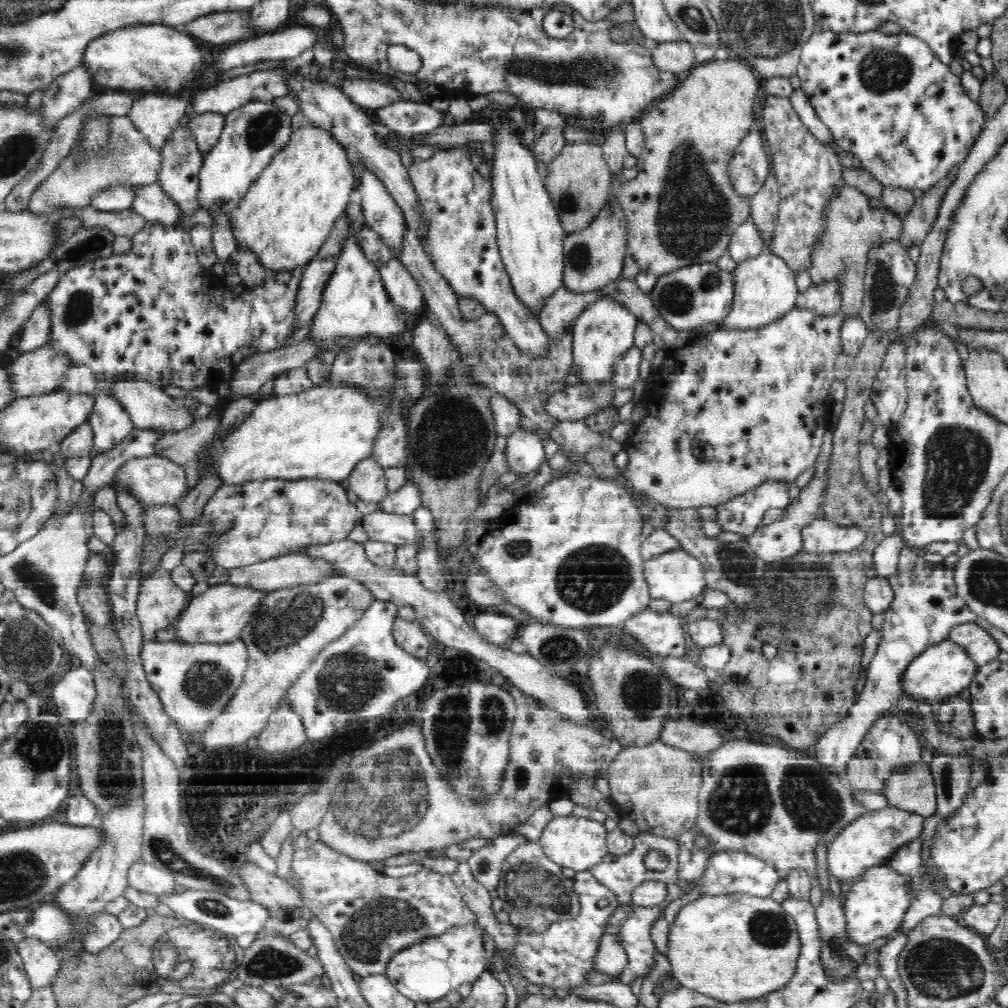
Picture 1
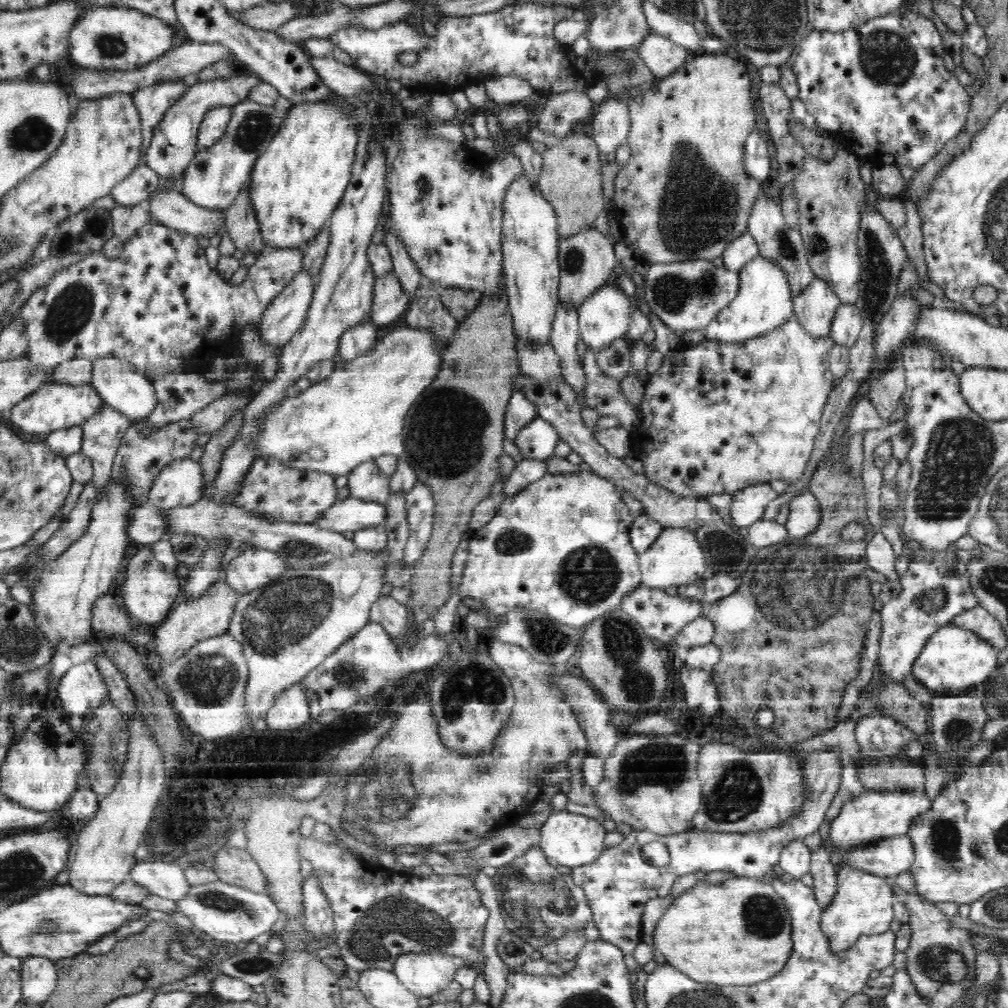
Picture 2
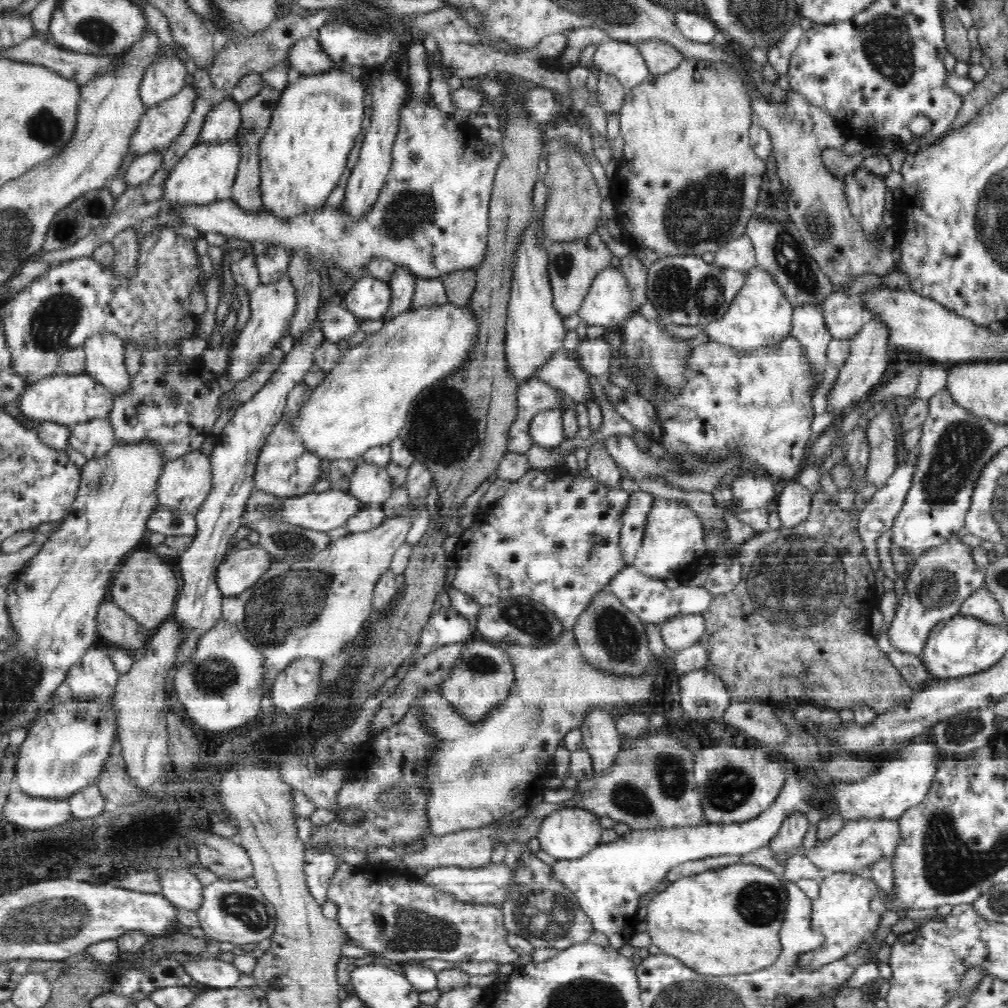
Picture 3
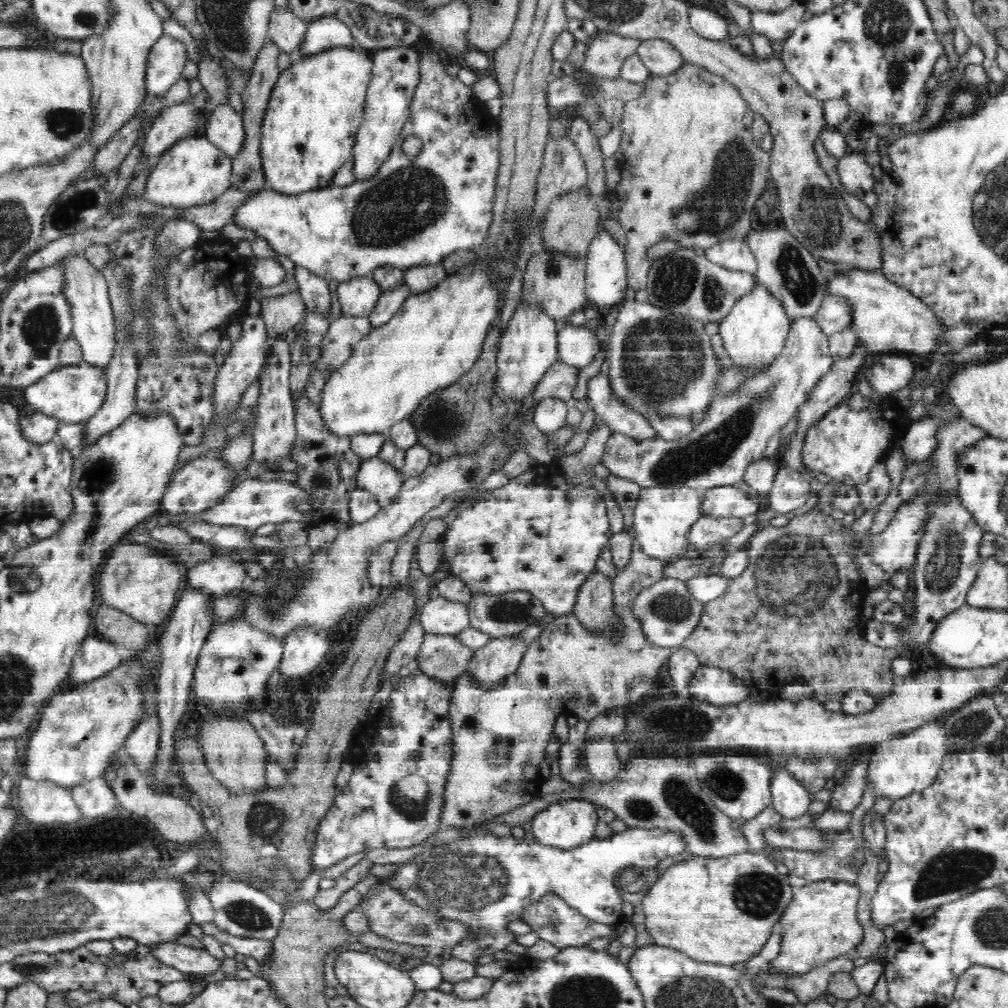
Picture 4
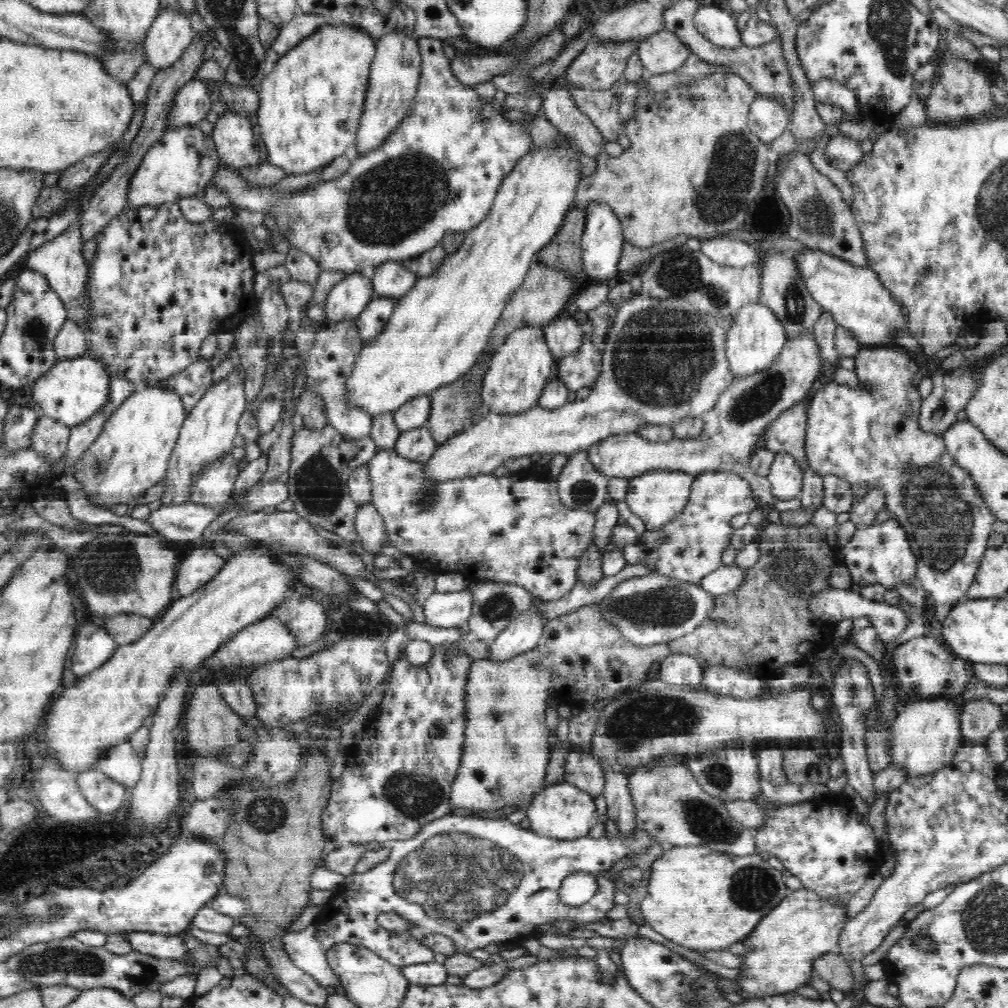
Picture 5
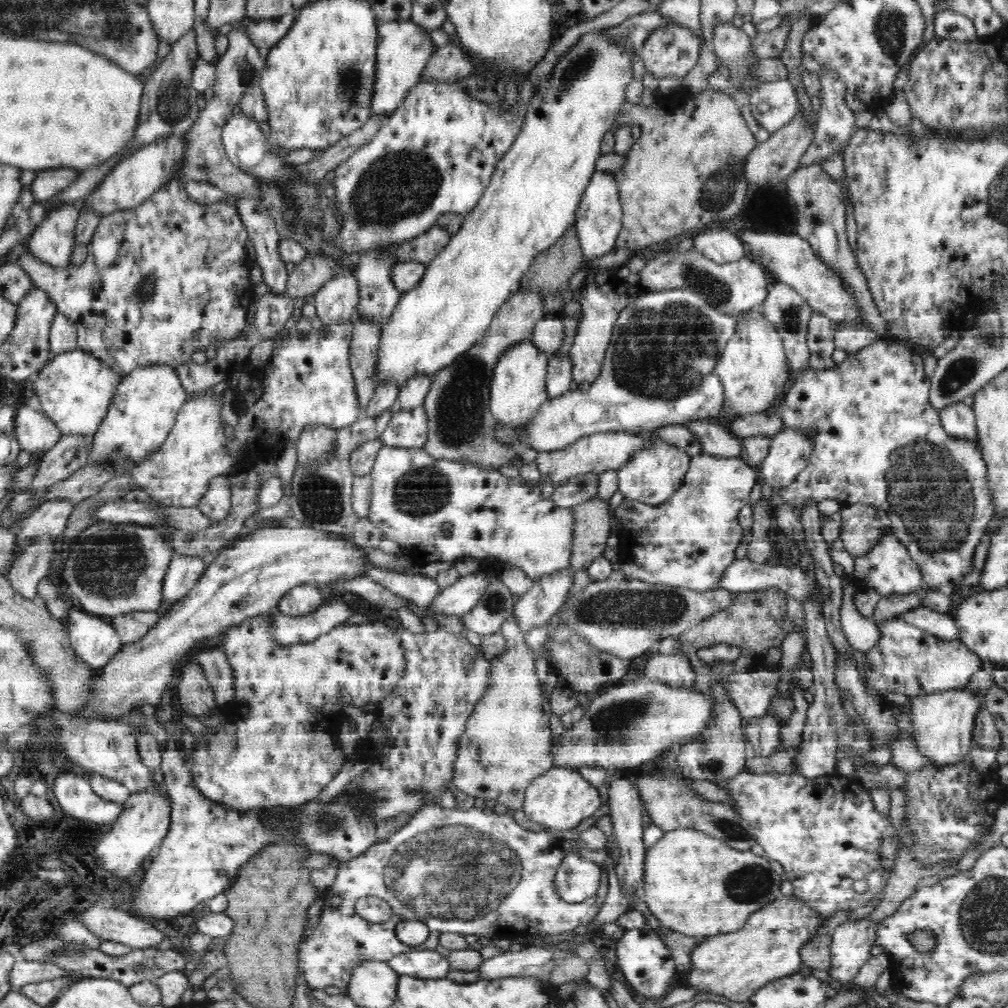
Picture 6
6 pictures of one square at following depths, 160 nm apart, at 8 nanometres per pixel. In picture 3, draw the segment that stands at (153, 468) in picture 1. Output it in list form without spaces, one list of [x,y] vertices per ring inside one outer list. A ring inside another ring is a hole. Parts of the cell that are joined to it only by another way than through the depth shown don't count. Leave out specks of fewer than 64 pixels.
[[[200,451],[190,452],[185,456],[180,456],[177,460],[174,460],[168,464],[165,464],[162,475],[160,476],[157,494],[159,501],[159,508],[166,508],[173,510],[174,513],[180,512],[180,510],[188,510],[188,506],[184,508],[184,500],[192,500],[198,496],[198,506],[204,503],[204,498],[208,497],[211,492],[212,483],[212,470],[211,470],[211,458]]]

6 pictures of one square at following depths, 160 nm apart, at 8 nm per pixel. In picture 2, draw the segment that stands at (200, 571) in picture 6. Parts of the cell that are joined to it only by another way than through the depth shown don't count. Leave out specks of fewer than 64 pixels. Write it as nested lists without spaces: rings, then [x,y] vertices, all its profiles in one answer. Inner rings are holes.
[[[253,546],[231,560],[222,579],[236,593],[244,595],[266,587],[288,569],[287,561],[278,552]]]

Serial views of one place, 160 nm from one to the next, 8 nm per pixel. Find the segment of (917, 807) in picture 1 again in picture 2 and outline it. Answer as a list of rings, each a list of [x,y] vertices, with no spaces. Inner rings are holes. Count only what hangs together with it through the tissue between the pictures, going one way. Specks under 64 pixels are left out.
[[[914,762],[911,766],[898,763],[894,766],[864,765],[857,768],[857,777],[868,791],[925,790],[925,776],[920,762]]]

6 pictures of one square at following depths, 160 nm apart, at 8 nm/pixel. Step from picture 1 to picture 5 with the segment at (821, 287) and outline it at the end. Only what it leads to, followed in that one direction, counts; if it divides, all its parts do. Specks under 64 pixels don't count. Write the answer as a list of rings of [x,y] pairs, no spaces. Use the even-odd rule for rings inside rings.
[[[801,329],[787,340],[772,366],[756,374],[734,378],[716,404],[700,416],[704,423],[700,436],[650,442],[632,432],[612,435],[587,449],[588,461],[609,479],[632,479],[658,471],[685,472],[685,475],[696,478],[712,471],[728,471],[729,475],[739,476],[750,484],[753,495],[761,500],[764,508],[773,504],[780,513],[797,510],[801,506],[799,498],[787,502],[777,500],[772,495],[769,481],[752,471],[750,460],[762,446],[763,436],[775,418],[806,400],[825,373],[826,364],[812,329]]]

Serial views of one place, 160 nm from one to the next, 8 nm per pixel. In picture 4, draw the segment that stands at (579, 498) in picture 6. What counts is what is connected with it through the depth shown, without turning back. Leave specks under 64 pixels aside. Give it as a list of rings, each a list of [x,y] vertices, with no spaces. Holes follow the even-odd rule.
[[[596,423],[589,432],[582,450],[571,456],[564,455],[557,460],[562,476],[568,483],[593,488],[590,478],[595,476],[593,472],[596,465],[602,464],[602,454],[606,450],[606,443],[611,434],[612,431],[606,423]]]

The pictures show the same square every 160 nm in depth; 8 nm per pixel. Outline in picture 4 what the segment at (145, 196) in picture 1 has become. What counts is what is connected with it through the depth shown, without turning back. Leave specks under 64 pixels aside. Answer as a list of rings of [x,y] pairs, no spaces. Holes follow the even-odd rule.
[[[427,46],[420,48],[419,69],[421,78],[412,98],[409,122],[403,126],[390,156],[380,165],[379,170],[370,179],[362,179],[360,182],[356,182],[356,179],[354,179],[347,186],[342,187],[333,184],[330,188],[306,191],[300,195],[282,195],[280,192],[268,190],[258,191],[248,200],[245,200],[240,208],[236,208],[236,212],[232,216],[232,223],[236,224],[238,228],[254,230],[259,236],[268,241],[268,244],[277,255],[288,257],[296,265],[308,269],[312,274],[318,275],[328,282],[337,280],[341,283],[369,273],[372,274],[375,268],[382,265],[394,265],[406,270],[410,267],[431,266],[431,264],[441,263],[444,256],[458,250],[475,250],[476,252],[488,236],[490,224],[492,224],[492,200],[496,196],[496,174],[498,168],[500,168],[500,133],[497,130],[498,120],[491,118],[480,101],[474,98],[472,87],[462,83],[458,77],[448,74],[446,71],[448,62],[447,57],[442,53],[434,52]],[[408,136],[416,136],[416,138],[422,140],[422,150],[418,152],[415,158],[408,158],[402,150],[402,144]]]

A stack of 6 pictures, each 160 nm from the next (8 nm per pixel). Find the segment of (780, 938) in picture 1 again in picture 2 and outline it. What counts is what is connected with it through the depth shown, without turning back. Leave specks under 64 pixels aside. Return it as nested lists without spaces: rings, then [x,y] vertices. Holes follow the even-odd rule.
[[[730,877],[721,884],[709,884],[705,881],[696,883],[686,890],[681,896],[674,898],[665,914],[658,920],[656,930],[654,930],[654,947],[660,955],[664,955],[669,966],[680,970],[684,975],[696,980],[700,984],[716,984],[717,986],[752,986],[758,982],[764,982],[772,976],[782,972],[792,956],[792,923],[791,916],[786,908],[784,899],[776,893],[774,887],[768,884],[756,882],[750,877]]]

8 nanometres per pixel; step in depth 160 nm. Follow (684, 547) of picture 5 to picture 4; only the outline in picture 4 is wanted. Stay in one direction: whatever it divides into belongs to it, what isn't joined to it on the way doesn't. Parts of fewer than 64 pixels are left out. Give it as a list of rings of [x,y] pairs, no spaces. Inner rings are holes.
[[[736,486],[710,488],[702,493],[703,515],[718,518],[733,517],[744,519],[759,515],[758,503],[754,503],[746,493]]]

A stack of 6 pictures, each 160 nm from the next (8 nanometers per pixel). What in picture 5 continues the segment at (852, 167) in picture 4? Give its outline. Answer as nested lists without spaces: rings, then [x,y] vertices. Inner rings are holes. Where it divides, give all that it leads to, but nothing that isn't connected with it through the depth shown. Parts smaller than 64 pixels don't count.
[[[842,132],[830,136],[823,154],[828,164],[845,174],[860,162],[862,155],[861,144]]]

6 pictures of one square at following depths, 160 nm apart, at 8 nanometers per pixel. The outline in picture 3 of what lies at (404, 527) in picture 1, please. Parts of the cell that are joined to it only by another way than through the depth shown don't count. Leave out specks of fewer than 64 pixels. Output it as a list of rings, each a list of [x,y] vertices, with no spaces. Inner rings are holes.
[[[337,489],[320,492],[320,494],[312,492],[306,496],[296,496],[296,498],[288,500],[278,500],[278,504],[278,519],[280,521],[326,533],[339,527],[345,527],[348,520],[365,506],[353,495]]]

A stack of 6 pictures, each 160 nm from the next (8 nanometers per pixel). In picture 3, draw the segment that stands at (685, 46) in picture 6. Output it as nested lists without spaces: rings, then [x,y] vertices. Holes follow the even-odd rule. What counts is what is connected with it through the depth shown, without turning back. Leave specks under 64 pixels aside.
[[[641,41],[636,46],[652,75],[670,72],[685,58],[676,47],[662,41]]]

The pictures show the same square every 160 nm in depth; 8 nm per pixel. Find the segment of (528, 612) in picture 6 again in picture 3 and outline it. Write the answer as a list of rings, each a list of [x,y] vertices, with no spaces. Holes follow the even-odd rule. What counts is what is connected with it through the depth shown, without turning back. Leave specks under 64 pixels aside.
[[[474,636],[466,643],[460,662],[452,666],[452,672],[444,684],[440,684],[440,692],[462,717],[478,722],[508,696],[514,679],[514,667],[508,653]]]

